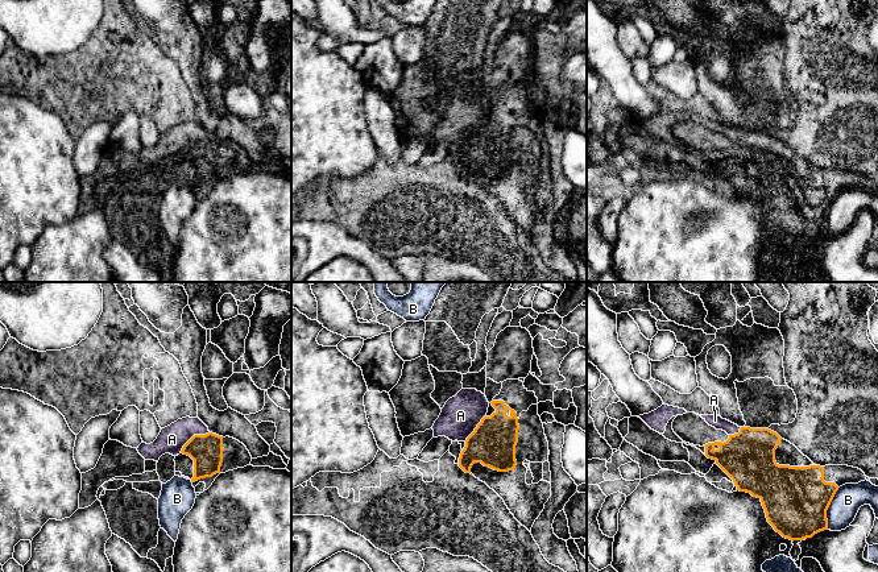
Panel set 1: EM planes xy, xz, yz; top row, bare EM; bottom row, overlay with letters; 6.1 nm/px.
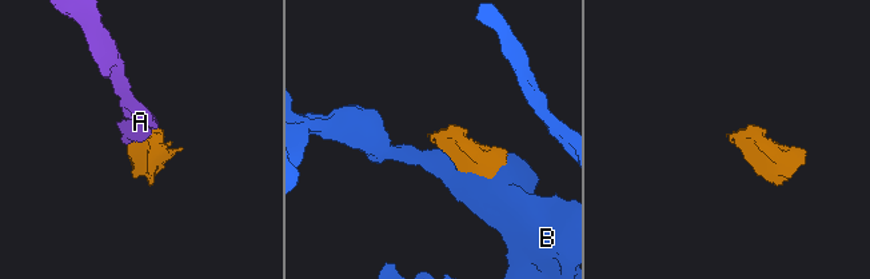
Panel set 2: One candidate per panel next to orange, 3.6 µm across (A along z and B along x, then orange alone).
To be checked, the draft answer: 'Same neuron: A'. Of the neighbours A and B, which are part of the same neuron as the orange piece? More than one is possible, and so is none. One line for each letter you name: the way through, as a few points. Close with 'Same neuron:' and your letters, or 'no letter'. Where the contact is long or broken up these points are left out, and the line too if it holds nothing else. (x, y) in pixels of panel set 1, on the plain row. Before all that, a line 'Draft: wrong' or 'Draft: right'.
Draft: right
A: runs through xy (206, 156), (193, 141), (172, 144)
Same neuron: A

